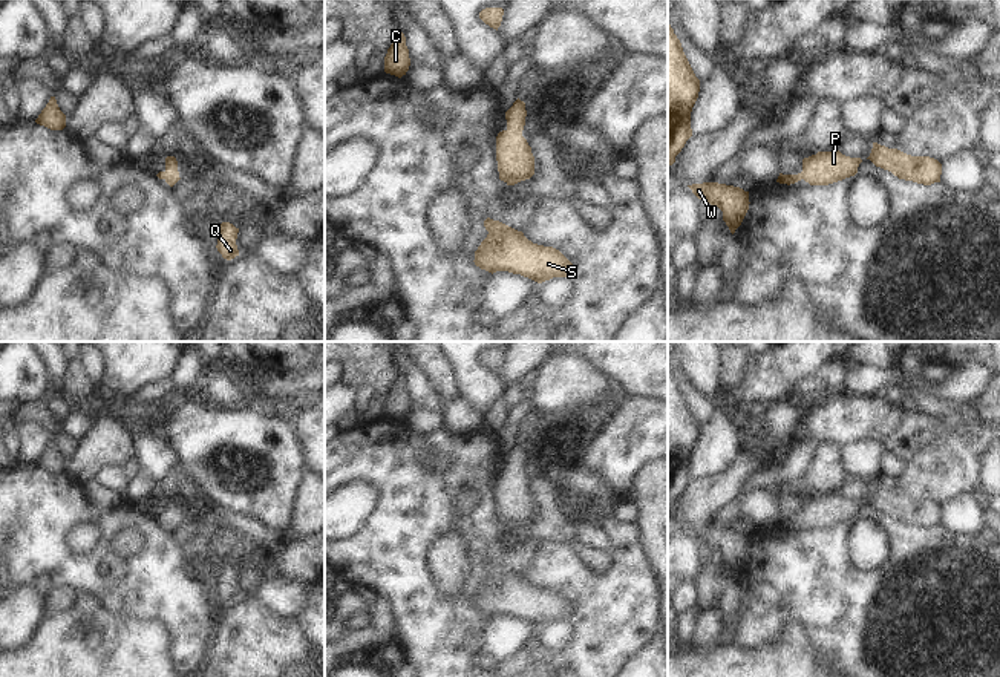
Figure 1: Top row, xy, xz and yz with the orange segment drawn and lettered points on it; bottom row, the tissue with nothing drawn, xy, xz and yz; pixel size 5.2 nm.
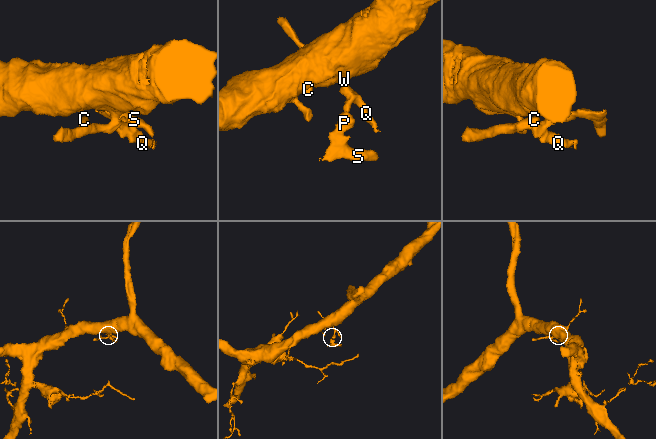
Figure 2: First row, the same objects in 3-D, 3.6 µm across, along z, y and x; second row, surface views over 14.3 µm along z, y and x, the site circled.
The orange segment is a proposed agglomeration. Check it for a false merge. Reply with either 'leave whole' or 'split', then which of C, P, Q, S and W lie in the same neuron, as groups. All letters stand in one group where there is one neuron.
leave whole | C P Q S W

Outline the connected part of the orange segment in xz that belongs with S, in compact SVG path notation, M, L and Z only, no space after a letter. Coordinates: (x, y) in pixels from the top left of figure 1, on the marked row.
M487 217L484 227L487 237L475 251L475 265L489 273L508 271L521 274L538 283L553 277L568 277L573 263L556 248L528 240L499 221Z

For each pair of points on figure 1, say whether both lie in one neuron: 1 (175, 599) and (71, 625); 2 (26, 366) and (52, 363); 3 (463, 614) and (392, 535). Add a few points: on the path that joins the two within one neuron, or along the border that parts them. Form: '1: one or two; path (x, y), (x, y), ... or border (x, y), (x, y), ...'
1: two; border (103, 607), (114, 613), (152, 621)
2: two; border (40, 357), (51, 380)
3: one; path (440, 607), (392, 558)

